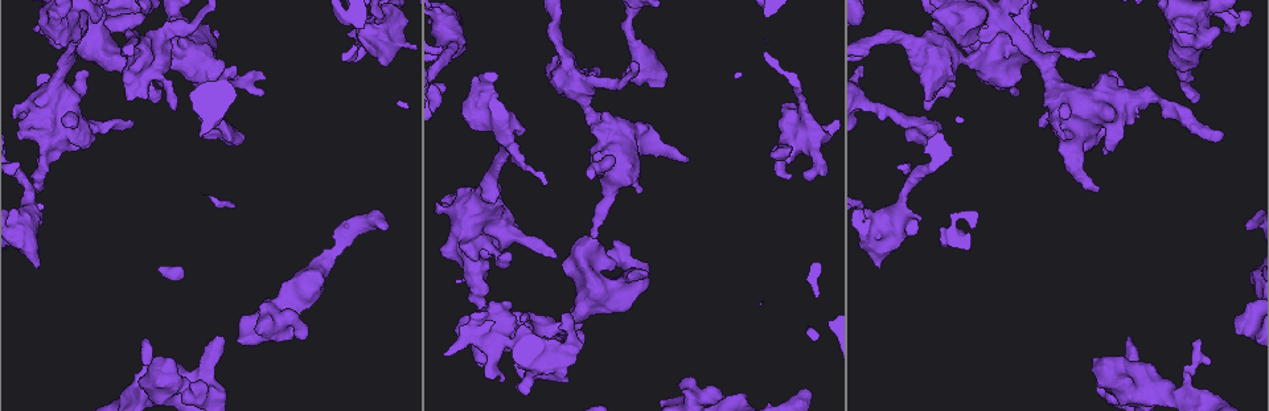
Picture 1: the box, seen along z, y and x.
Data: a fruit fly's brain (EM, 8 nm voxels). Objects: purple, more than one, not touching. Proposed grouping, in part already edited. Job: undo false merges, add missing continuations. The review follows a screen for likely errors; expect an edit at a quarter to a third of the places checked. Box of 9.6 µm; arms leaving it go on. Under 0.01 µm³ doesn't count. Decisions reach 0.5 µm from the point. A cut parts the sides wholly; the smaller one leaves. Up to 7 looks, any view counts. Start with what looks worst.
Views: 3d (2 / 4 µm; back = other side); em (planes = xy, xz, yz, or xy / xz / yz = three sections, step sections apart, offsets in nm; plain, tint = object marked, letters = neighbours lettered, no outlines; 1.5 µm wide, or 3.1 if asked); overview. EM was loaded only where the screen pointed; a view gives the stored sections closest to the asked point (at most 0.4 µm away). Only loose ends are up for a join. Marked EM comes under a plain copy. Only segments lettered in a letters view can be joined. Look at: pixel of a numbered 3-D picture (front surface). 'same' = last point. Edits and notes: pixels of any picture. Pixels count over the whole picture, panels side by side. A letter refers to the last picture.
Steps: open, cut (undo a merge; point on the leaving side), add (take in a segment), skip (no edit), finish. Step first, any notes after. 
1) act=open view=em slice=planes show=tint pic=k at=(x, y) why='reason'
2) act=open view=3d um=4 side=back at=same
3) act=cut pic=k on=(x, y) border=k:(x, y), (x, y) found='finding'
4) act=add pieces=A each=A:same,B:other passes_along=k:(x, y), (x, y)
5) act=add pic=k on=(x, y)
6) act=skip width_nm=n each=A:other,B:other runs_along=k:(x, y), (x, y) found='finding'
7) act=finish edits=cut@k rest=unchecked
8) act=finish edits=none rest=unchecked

act=open view=3d um=2 pic=1 at=(881, 267) why='thick end'

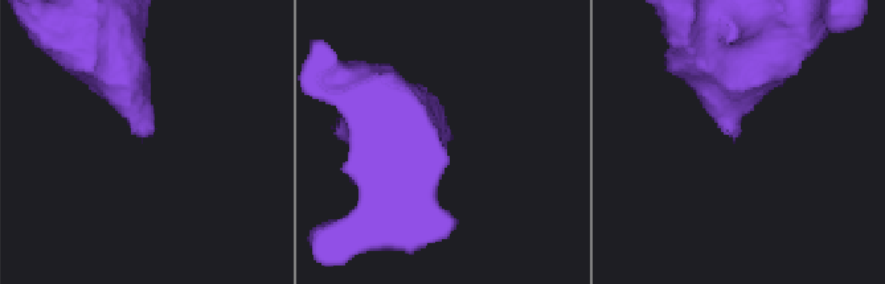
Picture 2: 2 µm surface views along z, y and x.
act=open view=em slice=planes show=letters pic=2 at=(739, 136)

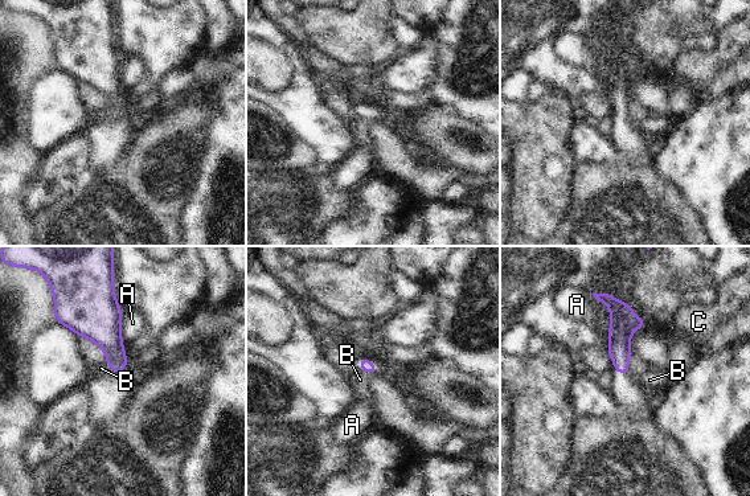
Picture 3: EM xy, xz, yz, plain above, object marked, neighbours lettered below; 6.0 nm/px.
act=skip each=A:other,B:other,C:other found='none of them fits'

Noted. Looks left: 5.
act=open view=em slice=xz step=8 show=tint pic=1 at=(557, 256) why='free end'

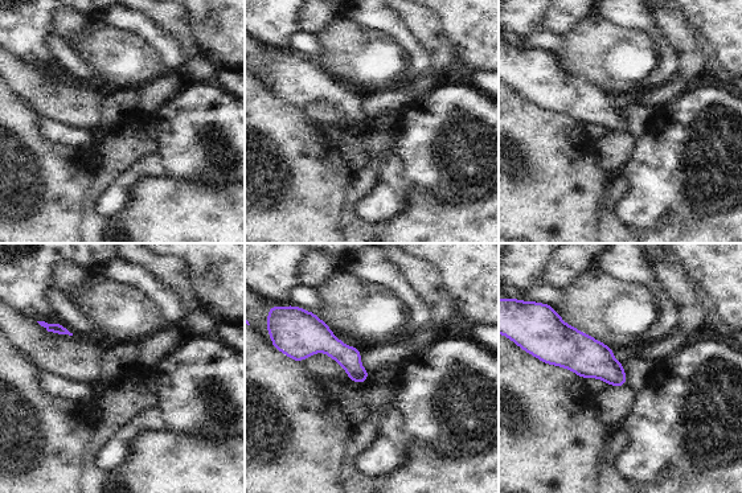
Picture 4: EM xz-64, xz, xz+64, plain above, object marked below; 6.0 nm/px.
act=open view=em slice=planes show=letters at=same

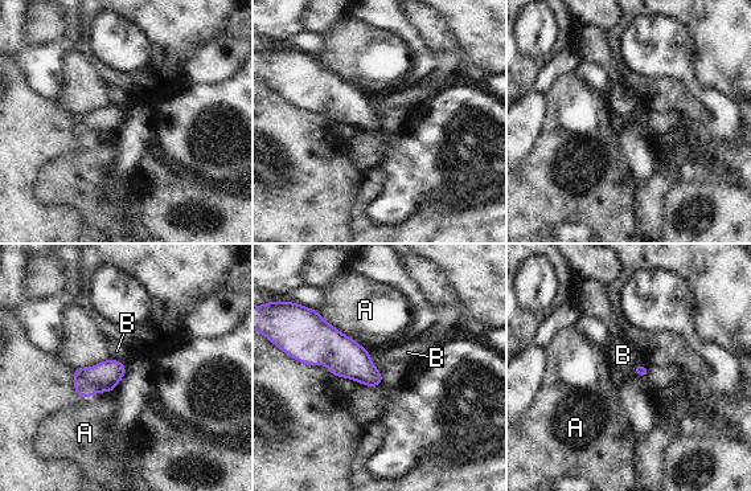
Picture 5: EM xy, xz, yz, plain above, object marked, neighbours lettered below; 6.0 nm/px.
act=skip longest_contact=A:300nm each=A:other,B:other found='none of them fits'

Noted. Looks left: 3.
act=open view=em um=3.1 slice=xy step=8 show=letters pic=1 at=(1202, 341) why='branch stops here'

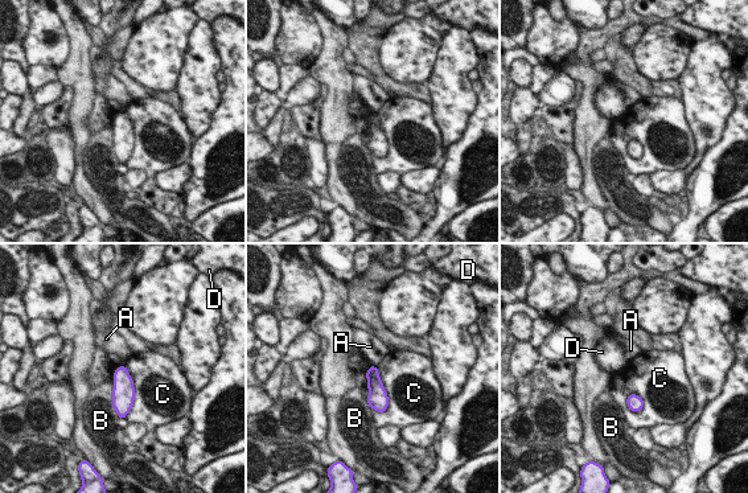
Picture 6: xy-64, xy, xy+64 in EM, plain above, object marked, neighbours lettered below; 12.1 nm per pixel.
act=open view=em um=3.1 slice=planes show=letters at=same why='another direction'

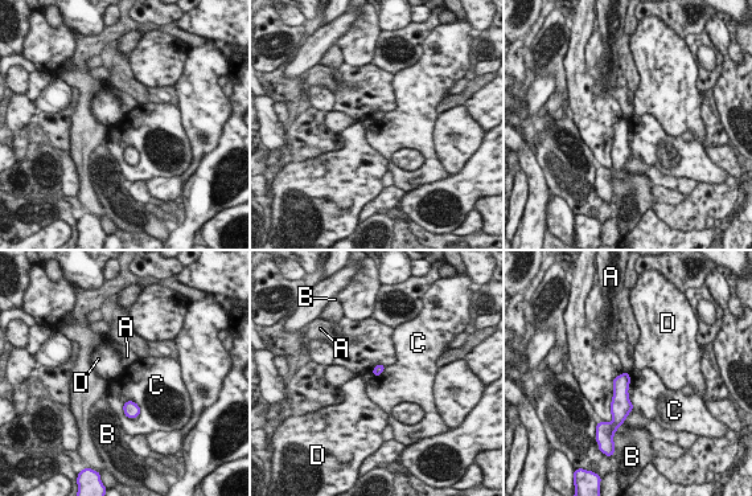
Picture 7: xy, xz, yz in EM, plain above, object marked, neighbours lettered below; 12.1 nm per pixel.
act=skip width_nm=120 longest_contact=C:260nm each=A:other,B:other,C:other,D:other found='no lettered segment goes on from it'

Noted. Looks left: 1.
act=finish edits=none rest=unchecked

